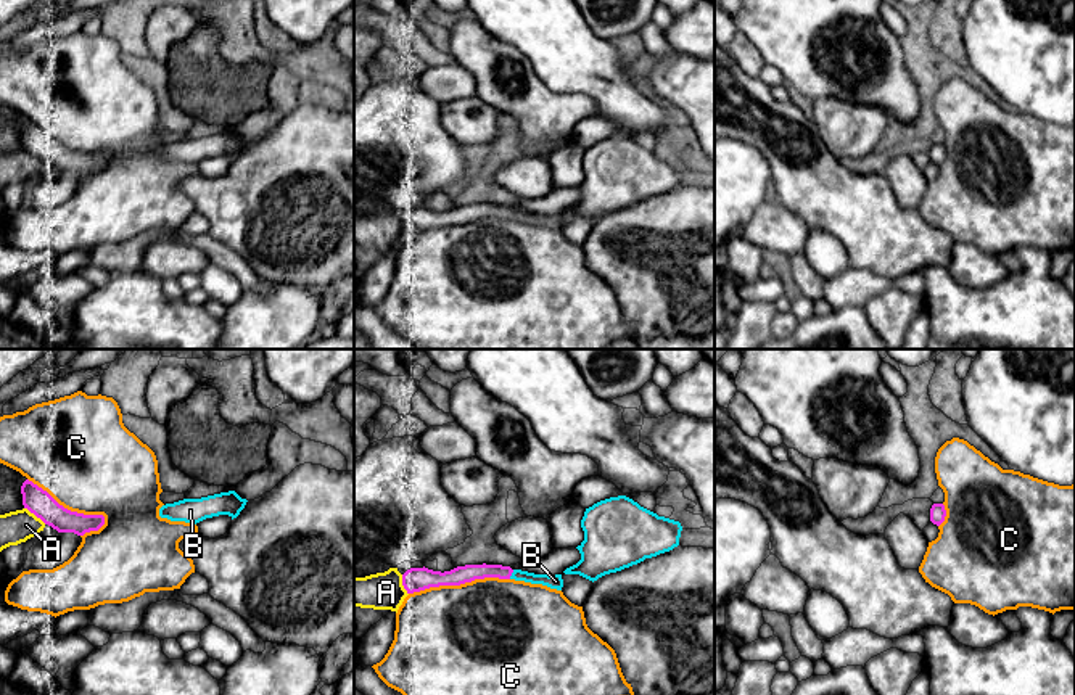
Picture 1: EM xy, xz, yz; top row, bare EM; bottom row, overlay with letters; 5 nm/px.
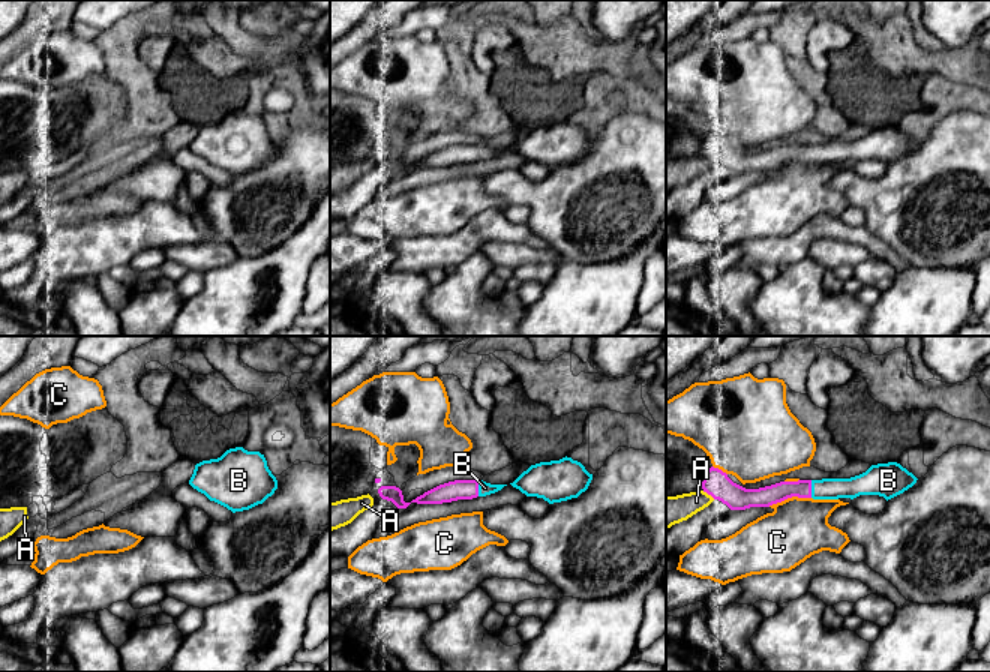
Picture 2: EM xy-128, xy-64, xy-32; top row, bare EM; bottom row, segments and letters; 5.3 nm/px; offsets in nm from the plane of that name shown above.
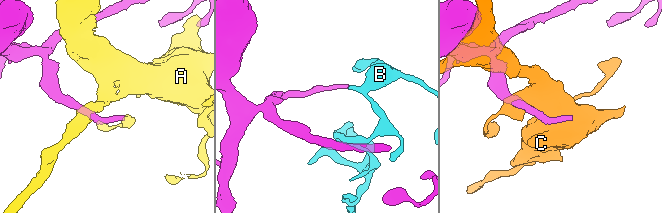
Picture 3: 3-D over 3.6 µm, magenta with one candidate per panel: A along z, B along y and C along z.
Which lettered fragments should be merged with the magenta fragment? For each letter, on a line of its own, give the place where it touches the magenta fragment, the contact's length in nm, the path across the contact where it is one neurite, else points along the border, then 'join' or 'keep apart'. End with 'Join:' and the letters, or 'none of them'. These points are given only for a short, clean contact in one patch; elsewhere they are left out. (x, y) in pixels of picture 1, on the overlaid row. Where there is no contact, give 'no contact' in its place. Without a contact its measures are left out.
A: contact xy (36, 515); length 140 nm; keep apart
B: contact xz (510, 575); length 50 nm; way xz (461, 575), (510, 575), (556, 581); join
C: contact xy (70, 510); length 460 nm; keep apart
Join: B

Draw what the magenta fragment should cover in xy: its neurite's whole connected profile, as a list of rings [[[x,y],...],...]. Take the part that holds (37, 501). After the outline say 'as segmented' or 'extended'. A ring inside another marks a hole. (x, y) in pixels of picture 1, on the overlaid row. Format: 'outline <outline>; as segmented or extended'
outline [[[26,479],[21,486],[23,505],[58,533],[84,536],[105,524],[103,515],[84,515],[60,505],[47,491]]]; as segmented

